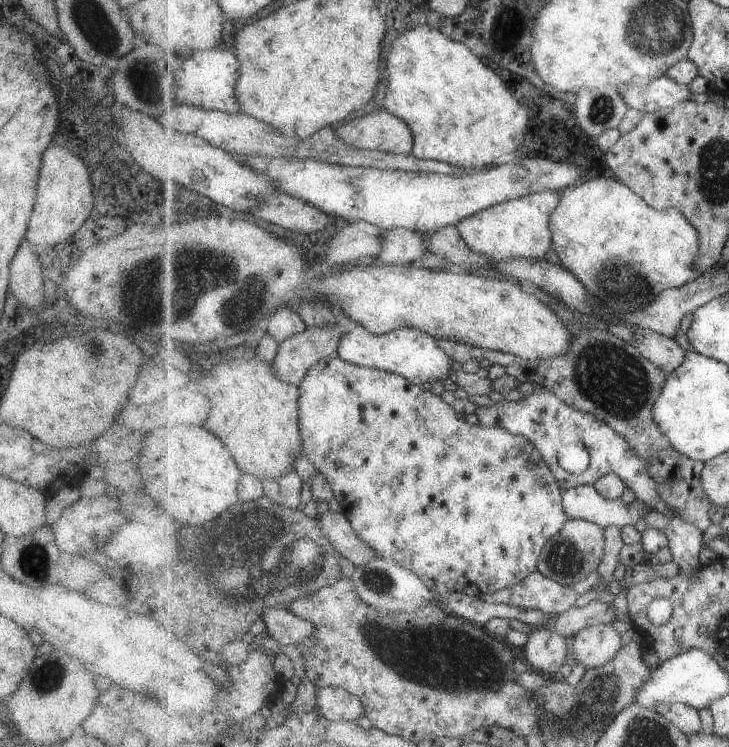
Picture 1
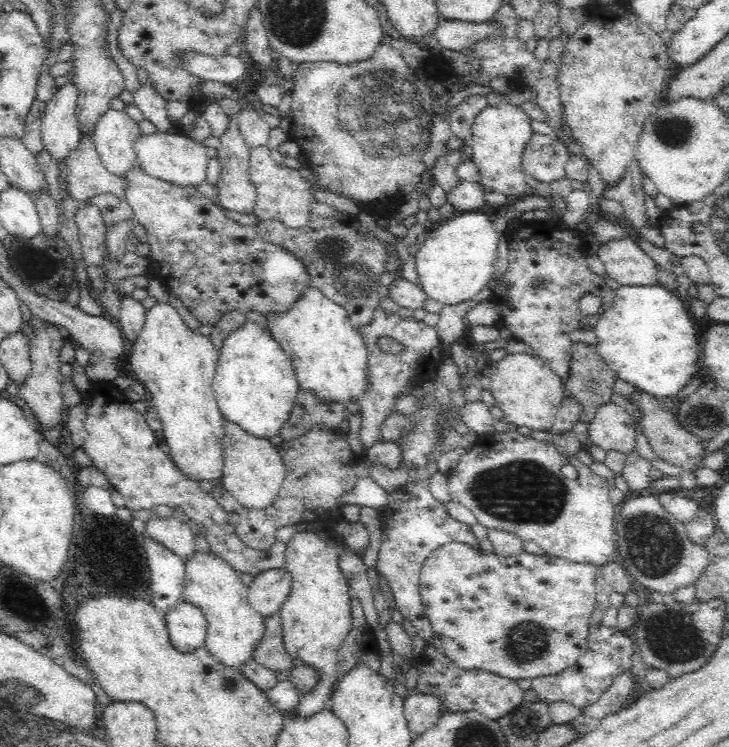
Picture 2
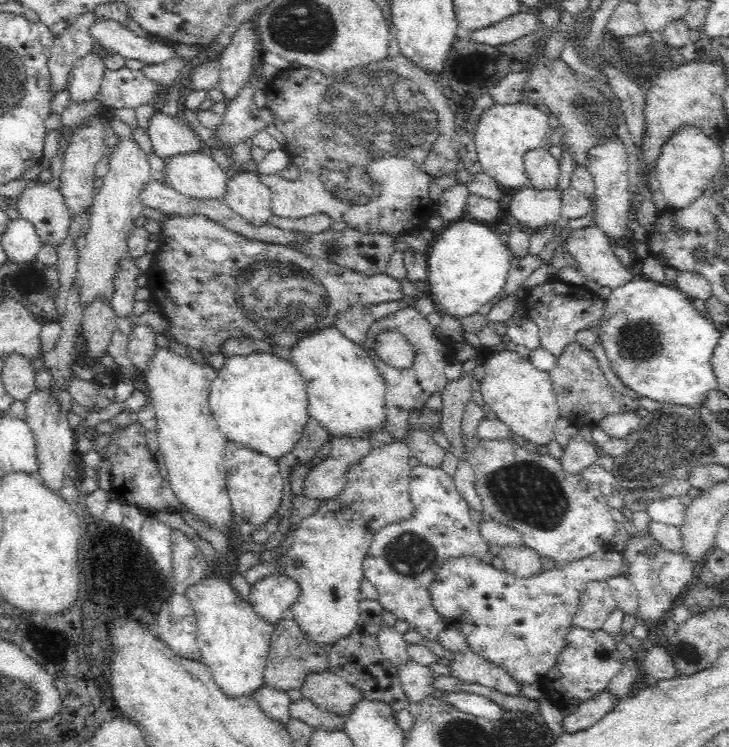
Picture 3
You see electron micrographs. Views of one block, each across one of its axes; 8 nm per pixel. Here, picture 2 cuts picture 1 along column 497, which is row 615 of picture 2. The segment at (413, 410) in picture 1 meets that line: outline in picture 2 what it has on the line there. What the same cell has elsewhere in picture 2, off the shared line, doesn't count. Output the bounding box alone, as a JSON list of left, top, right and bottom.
[419,542,600,680]

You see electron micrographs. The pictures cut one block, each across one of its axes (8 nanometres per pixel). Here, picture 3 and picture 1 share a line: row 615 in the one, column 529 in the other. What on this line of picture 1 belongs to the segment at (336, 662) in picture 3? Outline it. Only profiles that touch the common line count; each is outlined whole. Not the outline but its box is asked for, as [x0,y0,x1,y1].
[437,330,713,532]

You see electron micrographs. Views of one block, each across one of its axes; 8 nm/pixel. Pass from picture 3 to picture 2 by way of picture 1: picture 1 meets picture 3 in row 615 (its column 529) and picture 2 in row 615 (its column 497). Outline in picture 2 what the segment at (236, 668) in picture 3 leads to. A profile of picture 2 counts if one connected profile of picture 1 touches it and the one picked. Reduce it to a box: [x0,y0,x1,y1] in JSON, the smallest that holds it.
[183,550,264,666]

